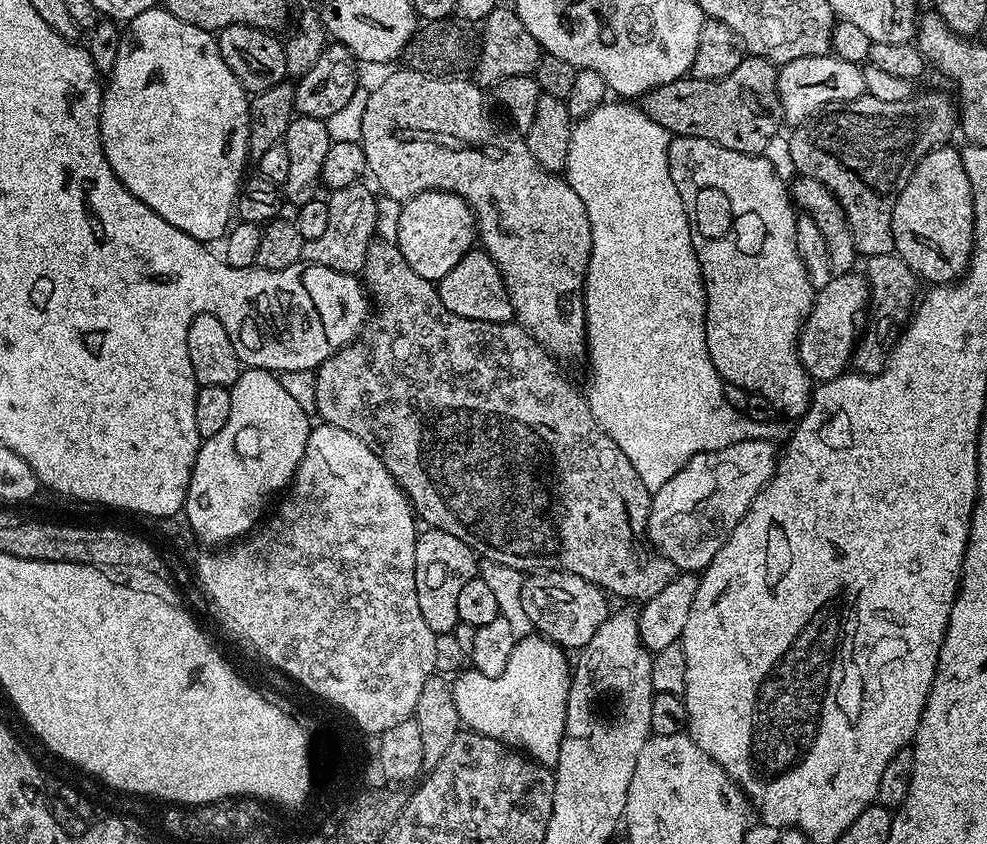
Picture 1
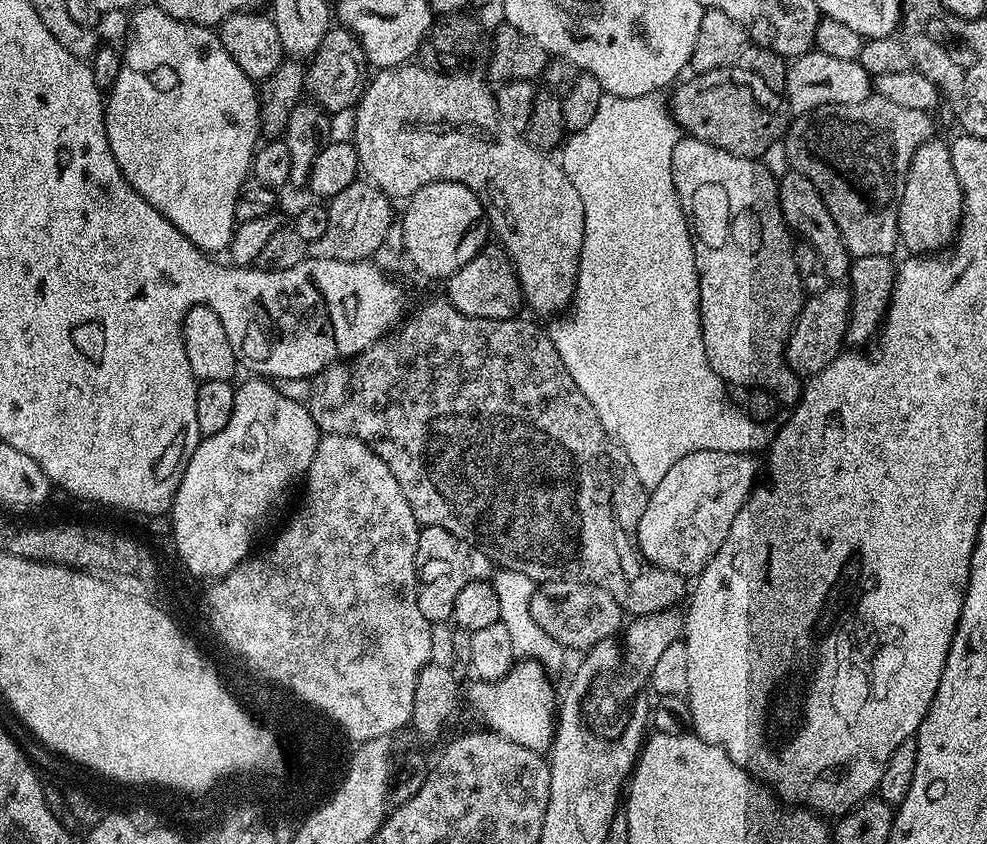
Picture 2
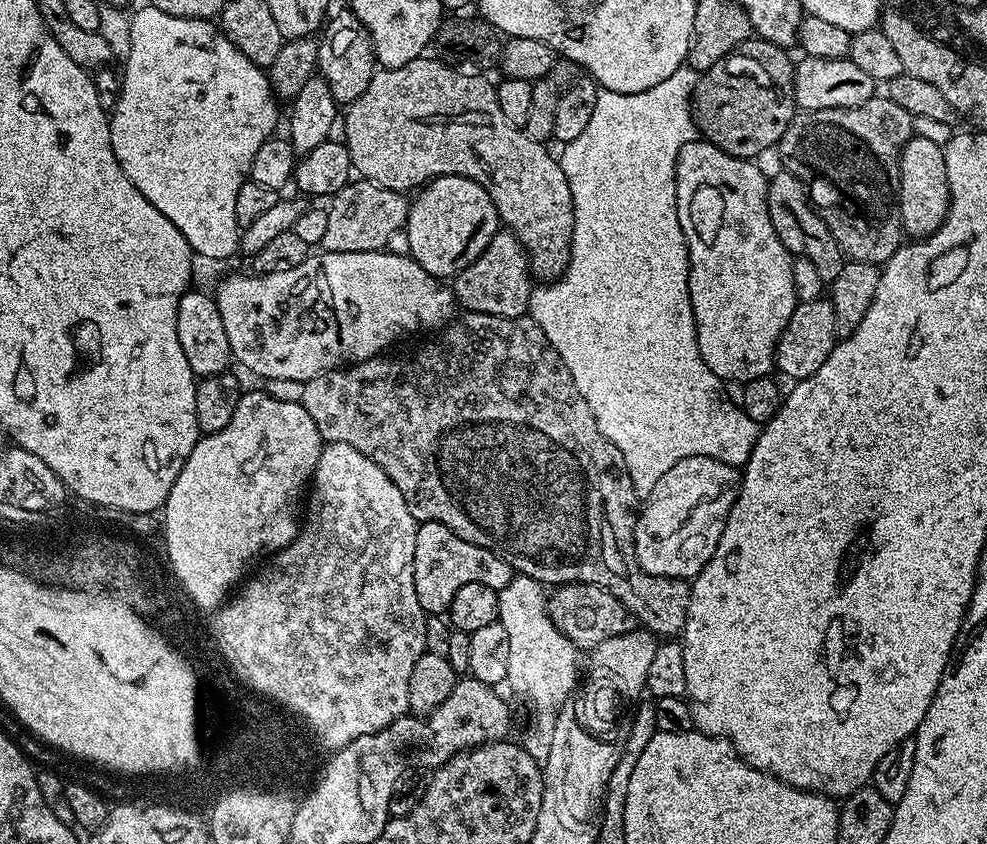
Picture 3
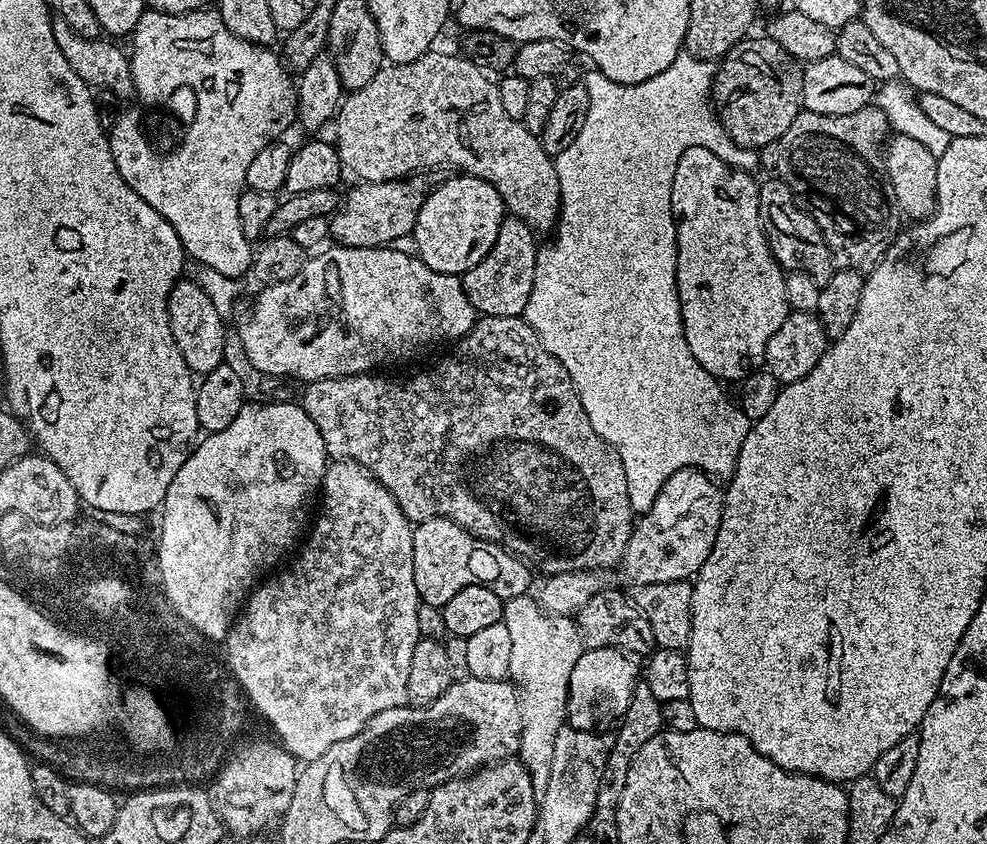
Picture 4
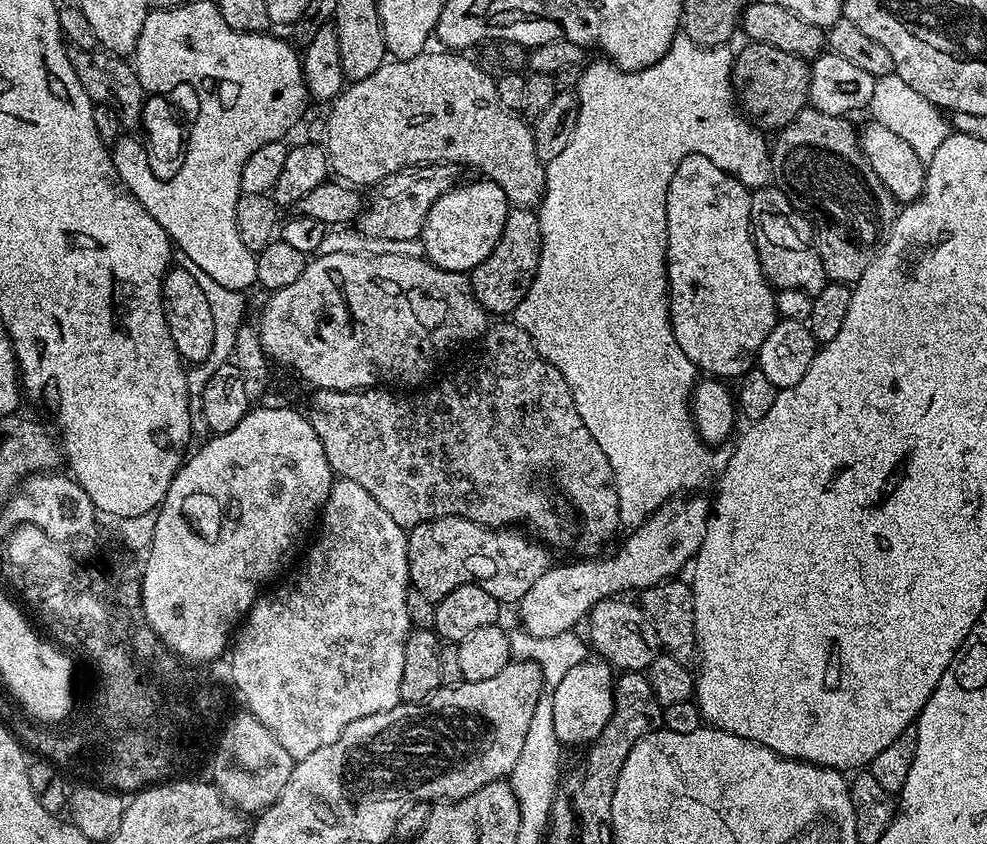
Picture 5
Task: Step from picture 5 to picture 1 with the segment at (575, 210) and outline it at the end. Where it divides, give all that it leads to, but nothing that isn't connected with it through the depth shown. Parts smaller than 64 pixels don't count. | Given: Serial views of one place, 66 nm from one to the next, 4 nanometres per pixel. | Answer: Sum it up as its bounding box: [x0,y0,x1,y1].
[566,102,790,493]

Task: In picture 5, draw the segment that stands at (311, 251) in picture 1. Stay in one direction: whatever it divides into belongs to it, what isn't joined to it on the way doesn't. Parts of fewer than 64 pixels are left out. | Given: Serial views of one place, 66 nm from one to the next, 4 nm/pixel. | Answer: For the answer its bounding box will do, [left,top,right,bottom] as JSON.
[354,162,465,242]

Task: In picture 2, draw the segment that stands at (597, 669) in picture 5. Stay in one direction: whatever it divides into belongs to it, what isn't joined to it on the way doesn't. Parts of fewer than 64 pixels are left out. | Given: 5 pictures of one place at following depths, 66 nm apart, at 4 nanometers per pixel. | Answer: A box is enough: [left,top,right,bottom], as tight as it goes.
[584,607,684,730]

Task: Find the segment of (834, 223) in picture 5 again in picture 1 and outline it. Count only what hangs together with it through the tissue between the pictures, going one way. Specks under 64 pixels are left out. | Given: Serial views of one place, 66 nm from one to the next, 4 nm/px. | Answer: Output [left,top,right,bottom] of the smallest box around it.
[788,92,958,257]

